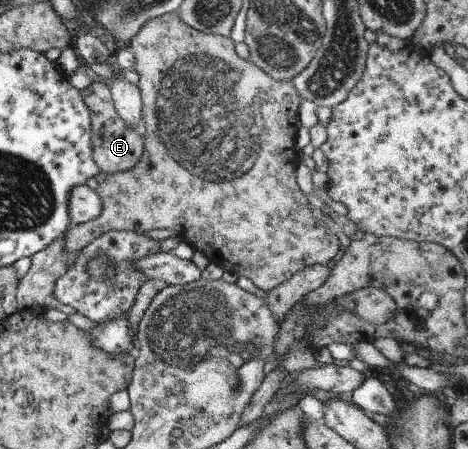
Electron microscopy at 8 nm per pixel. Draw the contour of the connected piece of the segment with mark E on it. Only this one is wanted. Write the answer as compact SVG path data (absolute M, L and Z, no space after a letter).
M91 76L90 84L79 91L81 102L87 106L89 112L91 158L98 172L103 174L115 174L135 168L145 150L143 130L133 130L119 118L111 102L109 87L108 81Z

